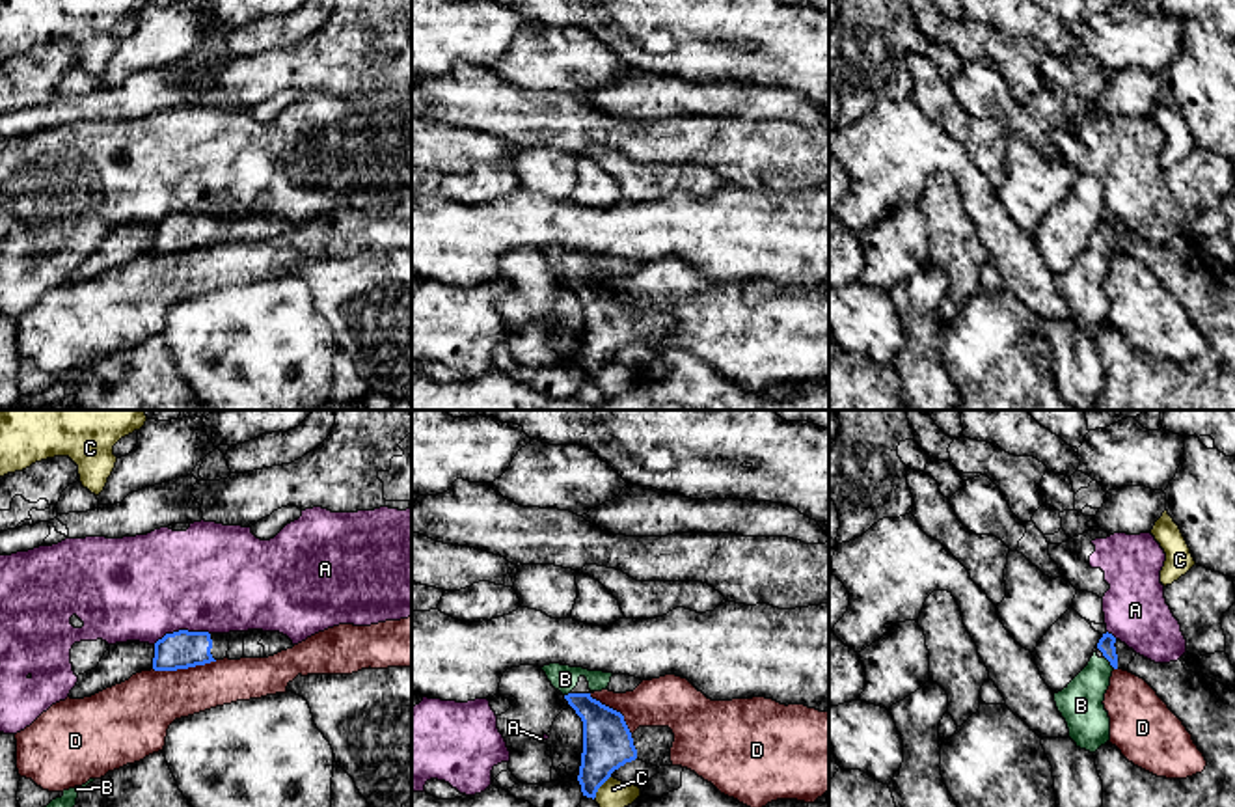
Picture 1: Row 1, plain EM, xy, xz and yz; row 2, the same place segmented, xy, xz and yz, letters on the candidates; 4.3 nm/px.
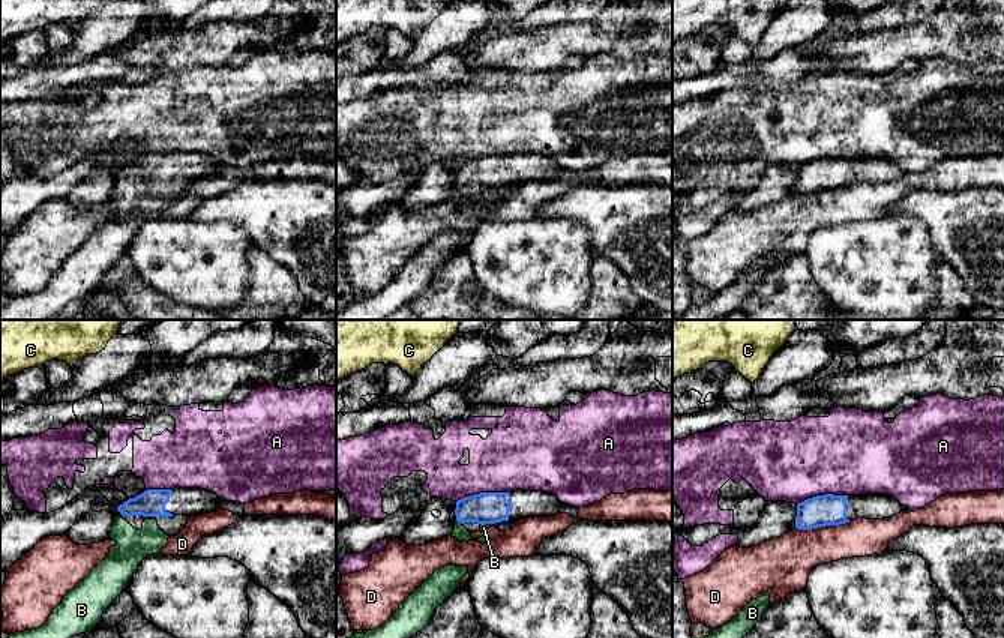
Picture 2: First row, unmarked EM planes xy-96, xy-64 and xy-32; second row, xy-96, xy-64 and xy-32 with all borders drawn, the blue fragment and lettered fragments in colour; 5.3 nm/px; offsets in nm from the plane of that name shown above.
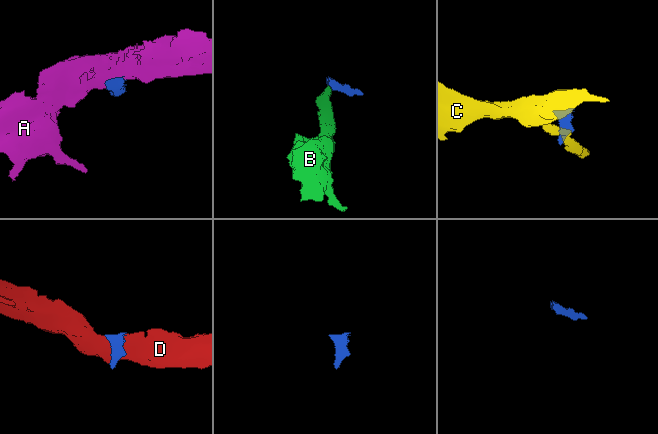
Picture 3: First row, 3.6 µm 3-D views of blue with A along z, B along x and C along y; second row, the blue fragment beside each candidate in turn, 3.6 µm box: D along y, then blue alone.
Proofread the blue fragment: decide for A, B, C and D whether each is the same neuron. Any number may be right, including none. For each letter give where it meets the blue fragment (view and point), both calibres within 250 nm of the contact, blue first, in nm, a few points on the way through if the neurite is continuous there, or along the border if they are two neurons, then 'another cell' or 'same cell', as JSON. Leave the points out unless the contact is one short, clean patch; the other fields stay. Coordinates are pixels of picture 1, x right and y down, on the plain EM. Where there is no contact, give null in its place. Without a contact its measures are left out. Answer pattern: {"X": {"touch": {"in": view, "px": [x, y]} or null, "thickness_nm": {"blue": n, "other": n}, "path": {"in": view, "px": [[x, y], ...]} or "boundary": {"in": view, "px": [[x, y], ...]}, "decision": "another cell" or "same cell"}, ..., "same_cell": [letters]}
{"A": {"touch": {"in": "xy", "px": [181, 213]}, "thickness_nm": {"blue": 170, "other": 460}, "boundary": {"in": "xy", "px": [[209, 215], [174, 213], [153, 226]]}, "decision": "another cell"}, "B": {"touch": {"in": "yz", "px": [1109, 243]}, "thickness_nm": {"blue": 70, "other": 190}, "path": {"in": "yz", "px": [[1105, 228], [1109, 243], [1088, 269], [1081, 287]]}, "decision": "same cell"}, "C": {"touch": {"in": "xz", "px": [600, 368]}, "thickness_nm": {"blue": 220, "other": 140}, "boundary": {"in": "xz", "px": [[610, 358], [593, 381]]}, "decision": "another cell"}, "D": {"touch": {"in": "xy", "px": [185, 250]}, "thickness_nm": {"blue": 170, "other": 280}, "boundary": {"in": "xy", "px": [[217, 243], [176, 252], [153, 252]]}, "decision": "another cell"}, "same_cell": ["B"]}

